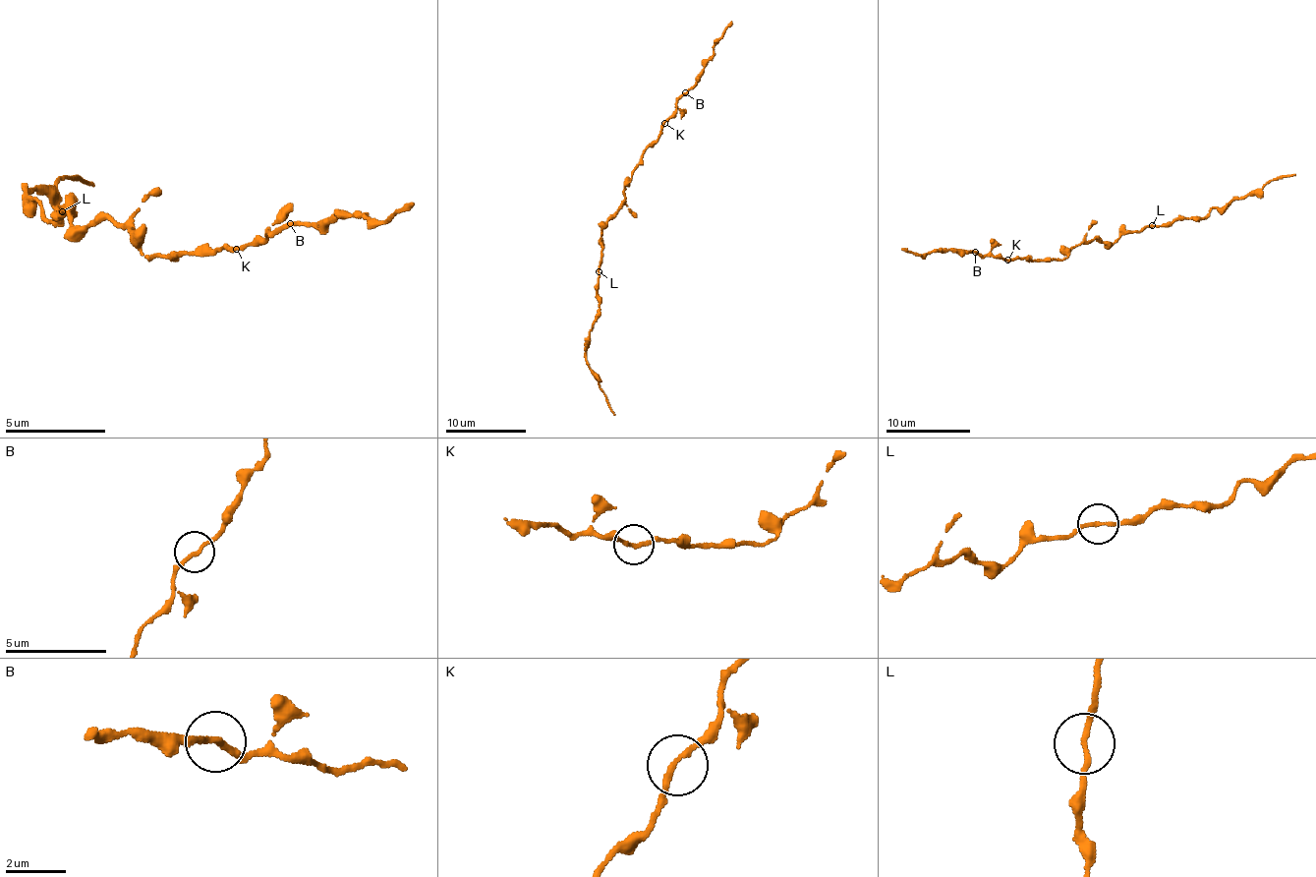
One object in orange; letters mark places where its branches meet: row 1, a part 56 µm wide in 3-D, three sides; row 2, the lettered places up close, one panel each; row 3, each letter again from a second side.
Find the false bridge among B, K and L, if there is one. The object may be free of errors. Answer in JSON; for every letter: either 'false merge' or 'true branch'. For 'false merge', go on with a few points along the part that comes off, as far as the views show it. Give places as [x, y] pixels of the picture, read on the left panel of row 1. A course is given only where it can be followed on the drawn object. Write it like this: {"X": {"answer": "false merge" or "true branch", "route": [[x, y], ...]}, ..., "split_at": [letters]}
{"B": {"answer": "true branch"}, "K": {"answer": "true branch"}, "L": {"answer": "true branch"}, "split_at": []}

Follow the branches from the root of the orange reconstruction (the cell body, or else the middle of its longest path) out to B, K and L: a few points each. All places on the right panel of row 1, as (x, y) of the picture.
B: (1089, 242), (1076, 244), (1065, 258), (1045, 261), (1018, 258), (1007, 261), (975, 252)
K: (1089, 242), (1076, 244), (1069, 255), (1061, 259), (1007, 260)
L: (1089, 242), (1095, 239), (1114, 242), (1121, 232), (1139, 232), (1152, 225)

